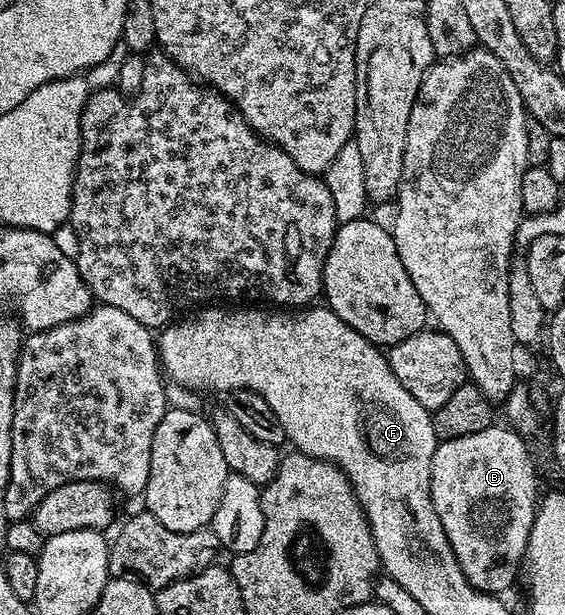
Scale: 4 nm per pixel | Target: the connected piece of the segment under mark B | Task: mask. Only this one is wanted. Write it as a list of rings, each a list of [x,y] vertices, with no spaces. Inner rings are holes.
[[[492,423],[485,427],[485,431],[477,431],[477,435],[439,441],[431,468],[433,507],[437,507],[437,515],[441,515],[441,527],[445,527],[445,535],[449,535],[453,555],[457,555],[457,563],[461,563],[461,571],[465,571],[471,586],[492,595],[503,595],[514,583],[515,576],[518,573],[520,576],[540,496],[535,467],[523,442],[526,441],[524,434],[506,424],[499,424]]]

